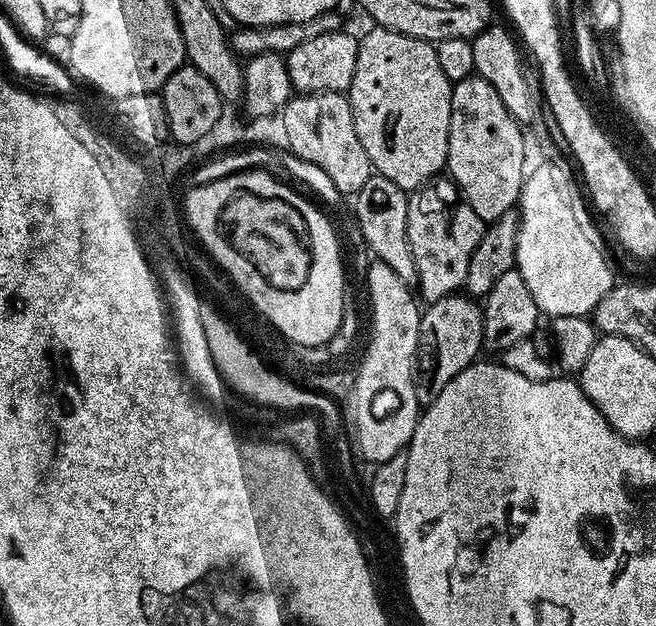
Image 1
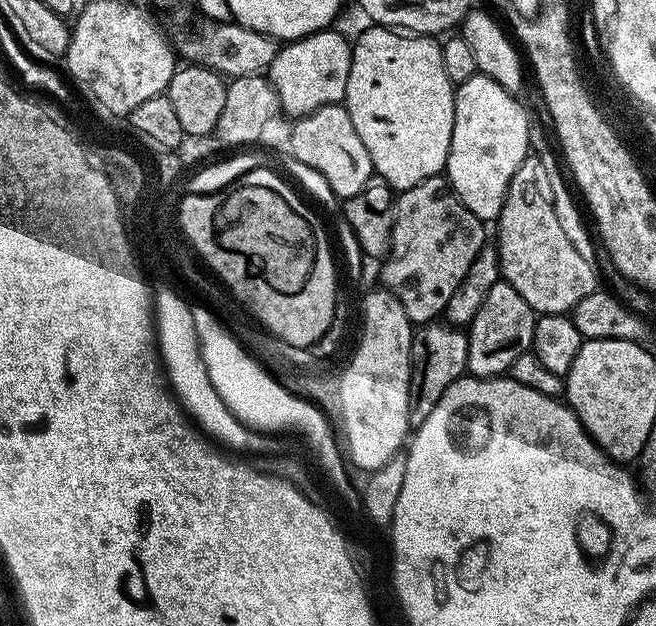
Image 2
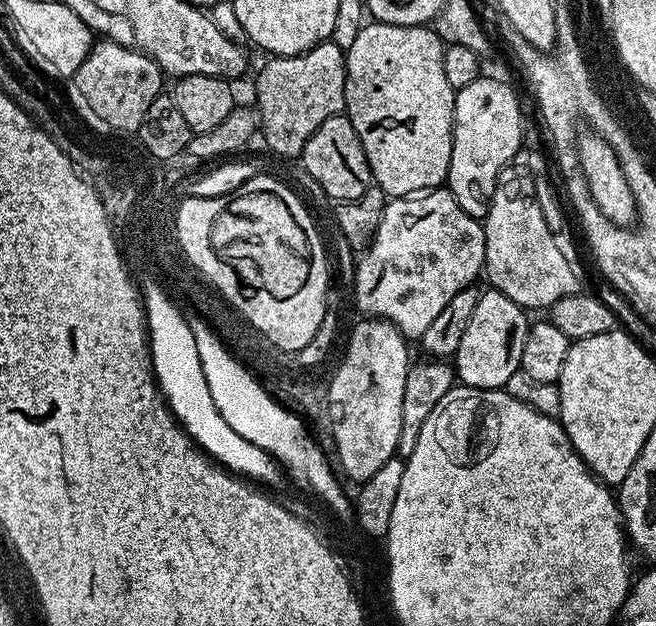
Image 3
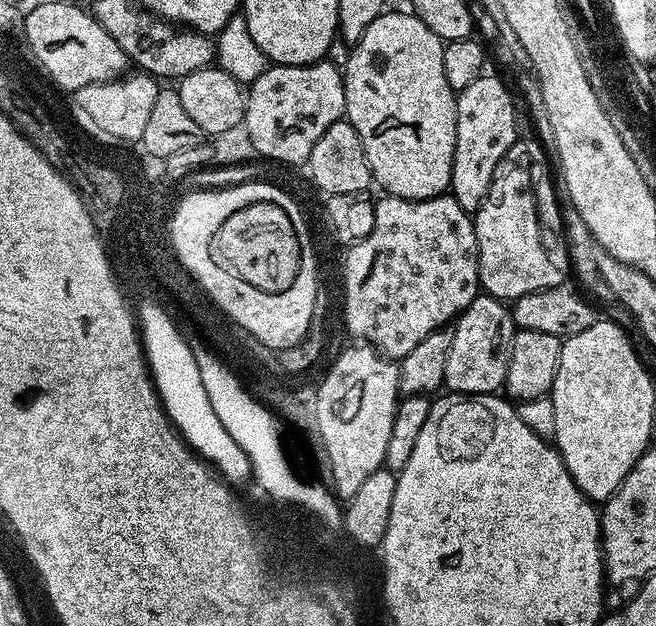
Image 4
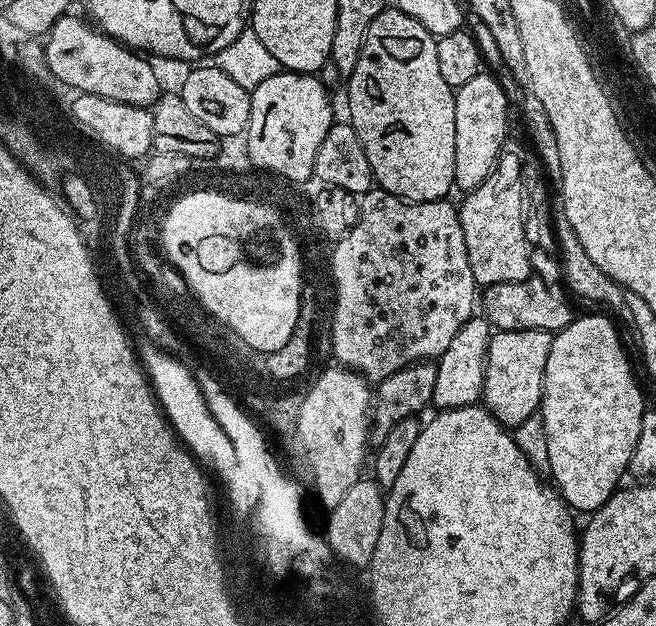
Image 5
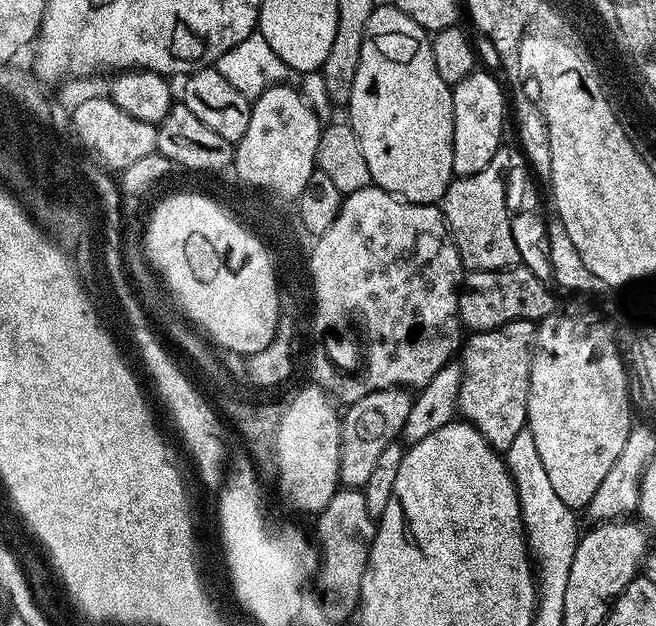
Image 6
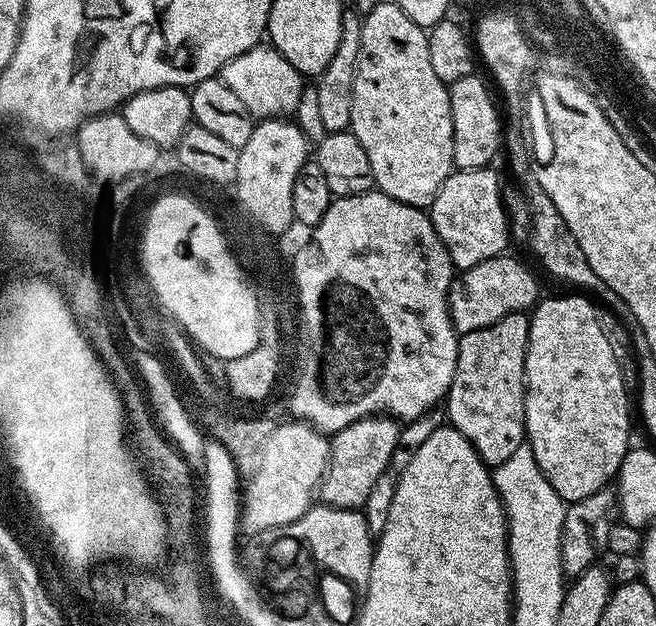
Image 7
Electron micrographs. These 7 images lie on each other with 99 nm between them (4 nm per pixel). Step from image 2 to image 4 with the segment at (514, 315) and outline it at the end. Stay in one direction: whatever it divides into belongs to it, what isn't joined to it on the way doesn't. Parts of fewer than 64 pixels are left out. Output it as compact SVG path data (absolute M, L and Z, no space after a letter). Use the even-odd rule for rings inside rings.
M477 294L468 309L460 313L454 321L454 343L450 345L450 354L446 358L444 388L449 393L462 396L499 393L503 389L510 362L512 337L517 331L509 305L505 301L496 300L487 294Z

